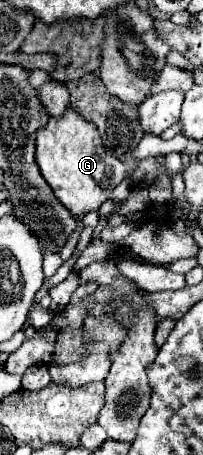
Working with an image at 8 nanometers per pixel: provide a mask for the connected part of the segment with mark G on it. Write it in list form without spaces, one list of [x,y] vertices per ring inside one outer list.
[[[68,109],[62,117],[50,117],[48,125],[38,131],[36,161],[54,195],[74,215],[98,211],[126,173],[124,163],[106,153],[98,129],[84,121],[74,109]]]

